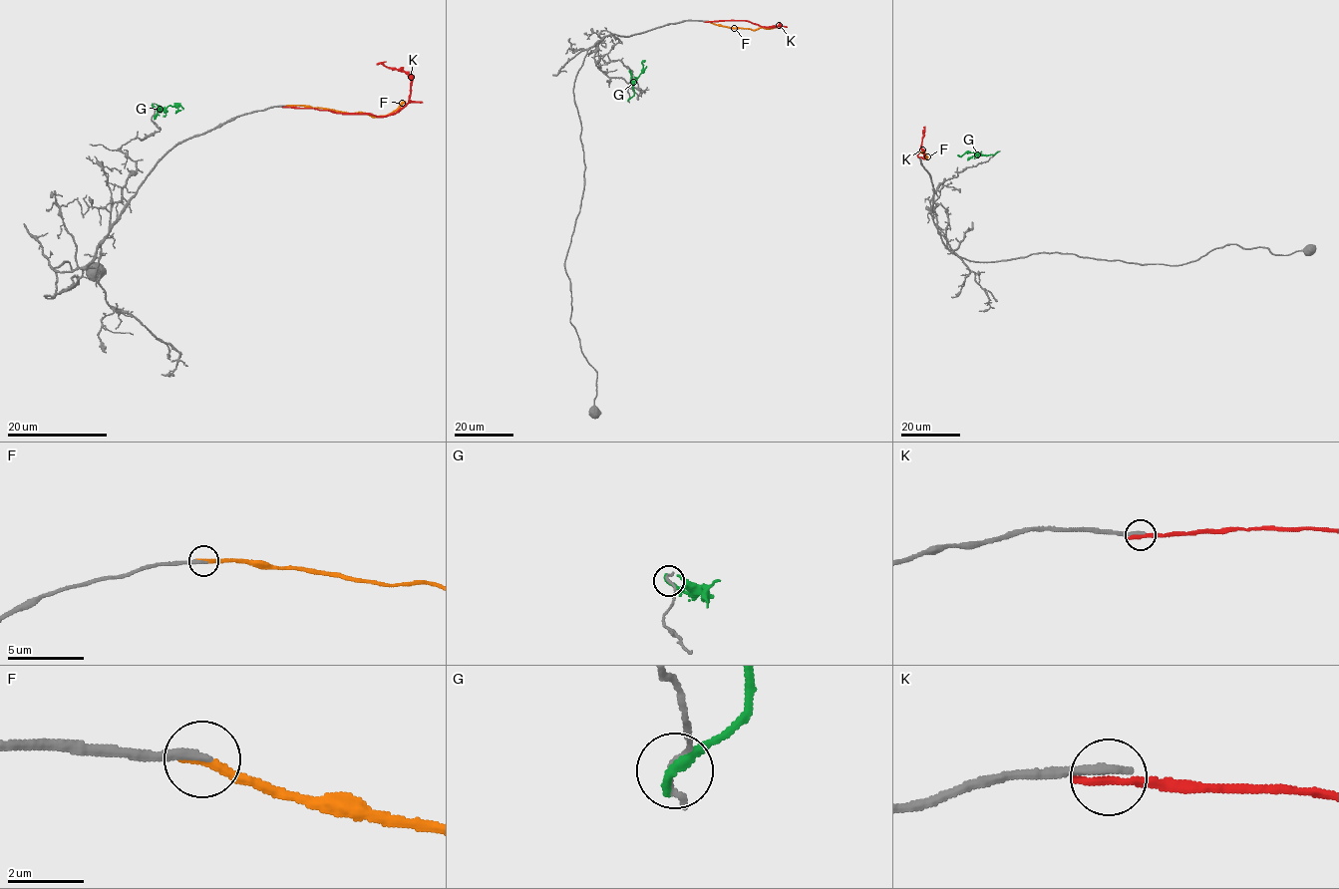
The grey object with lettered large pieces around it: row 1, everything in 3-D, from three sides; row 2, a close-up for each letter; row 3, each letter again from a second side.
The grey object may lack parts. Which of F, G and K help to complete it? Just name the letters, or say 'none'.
F

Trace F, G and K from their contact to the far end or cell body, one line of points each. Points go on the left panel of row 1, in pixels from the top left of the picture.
F: (289, 106), (381, 117), (393, 113), (405, 101)
G: (153, 106), (163, 110), (161, 111), (177, 107), (175, 113), (181, 110)
K: (287, 107), (395, 115), (409, 100), (410, 79), (401, 71), (376, 64)

